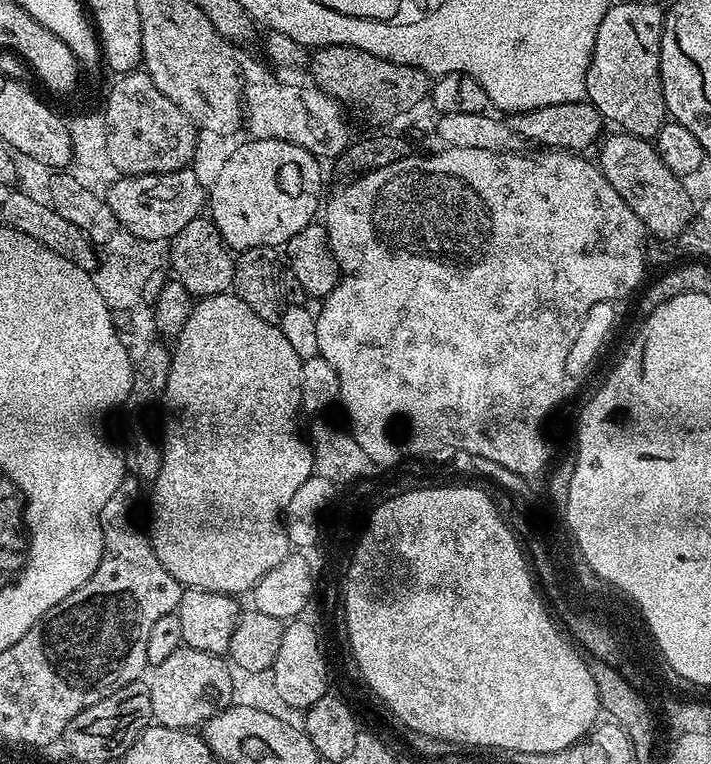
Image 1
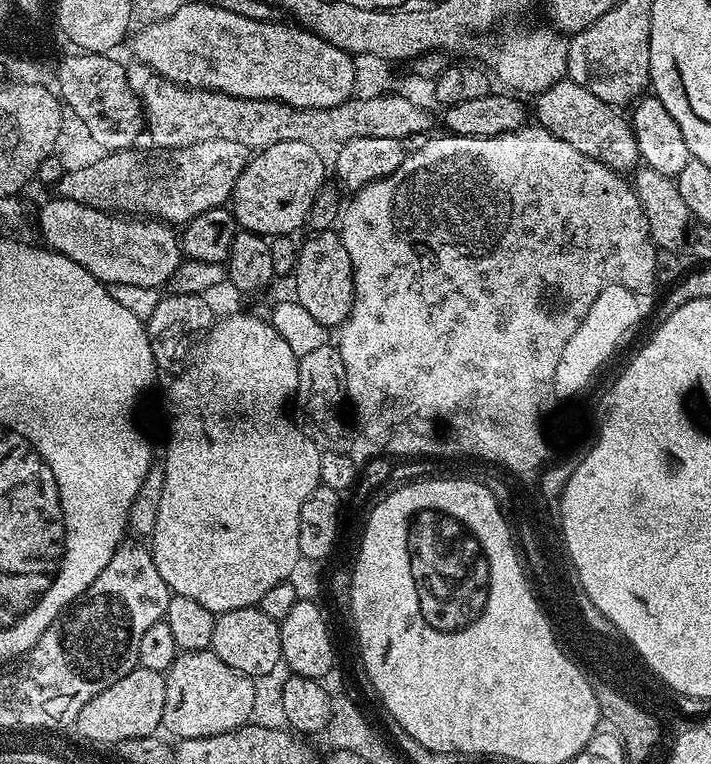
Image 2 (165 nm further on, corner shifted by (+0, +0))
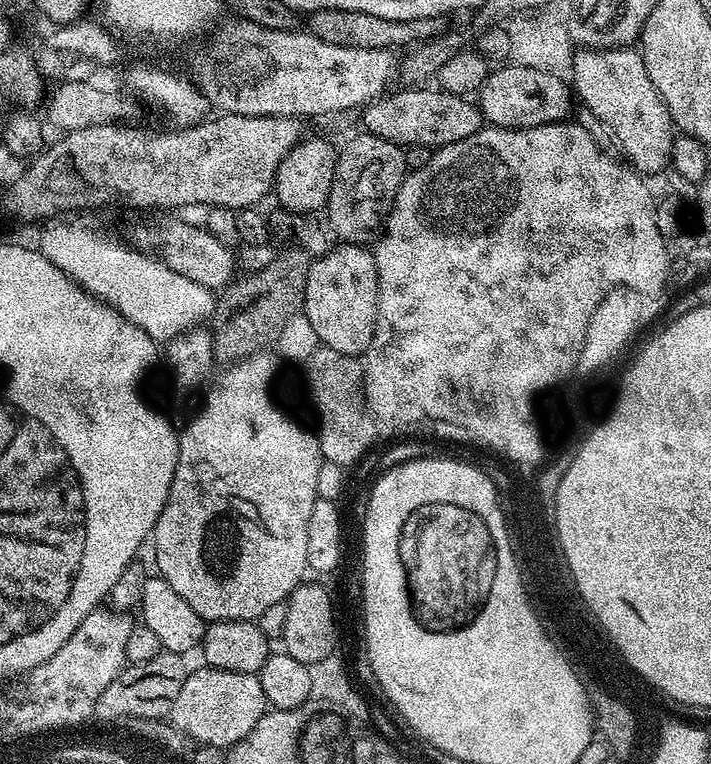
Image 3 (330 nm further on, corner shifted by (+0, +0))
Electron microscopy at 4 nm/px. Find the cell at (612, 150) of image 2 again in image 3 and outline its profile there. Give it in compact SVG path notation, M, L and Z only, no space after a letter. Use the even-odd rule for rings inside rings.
M505 63L503 67L497 72L496 69L489 71L478 89L478 107L489 125L497 128L533 128L569 119L574 108L574 92L561 77L521 64Z

